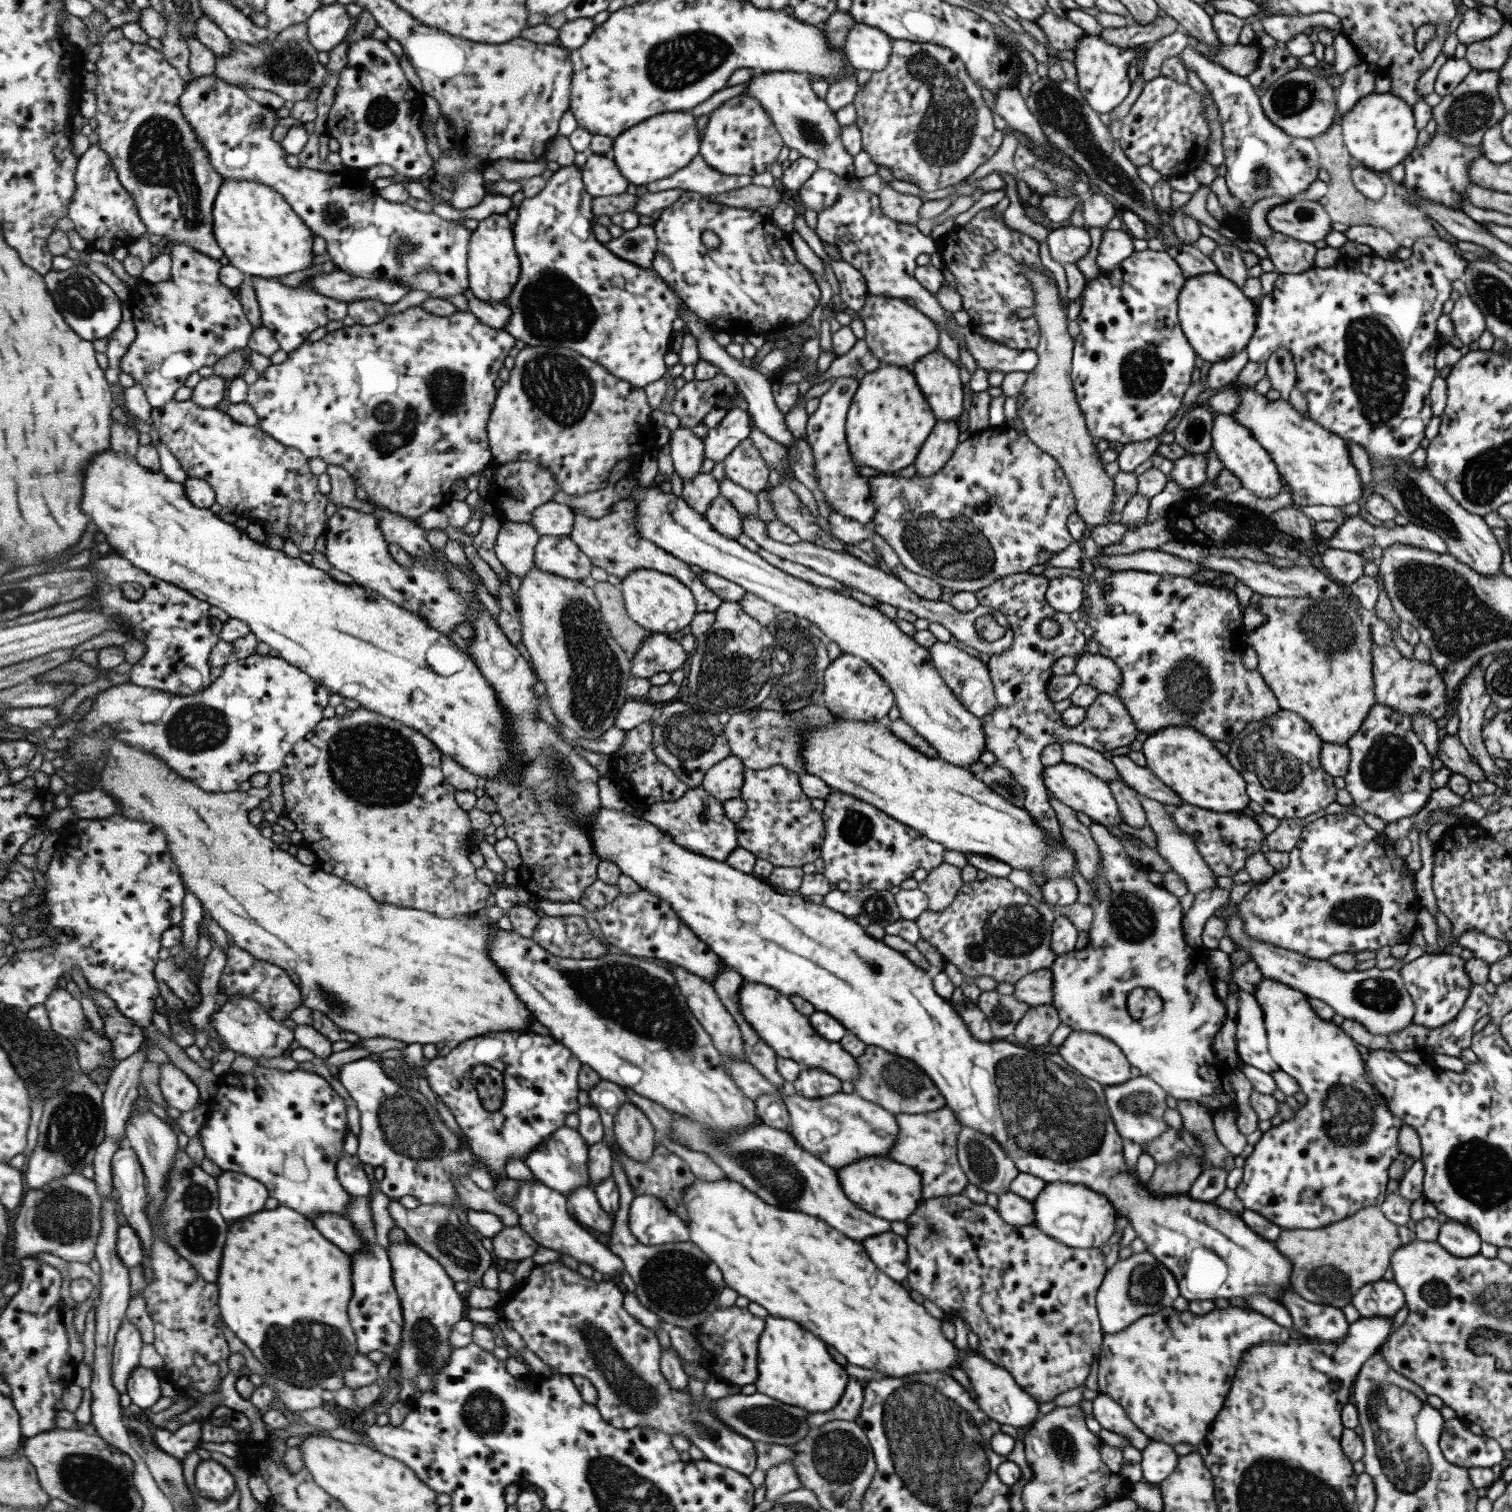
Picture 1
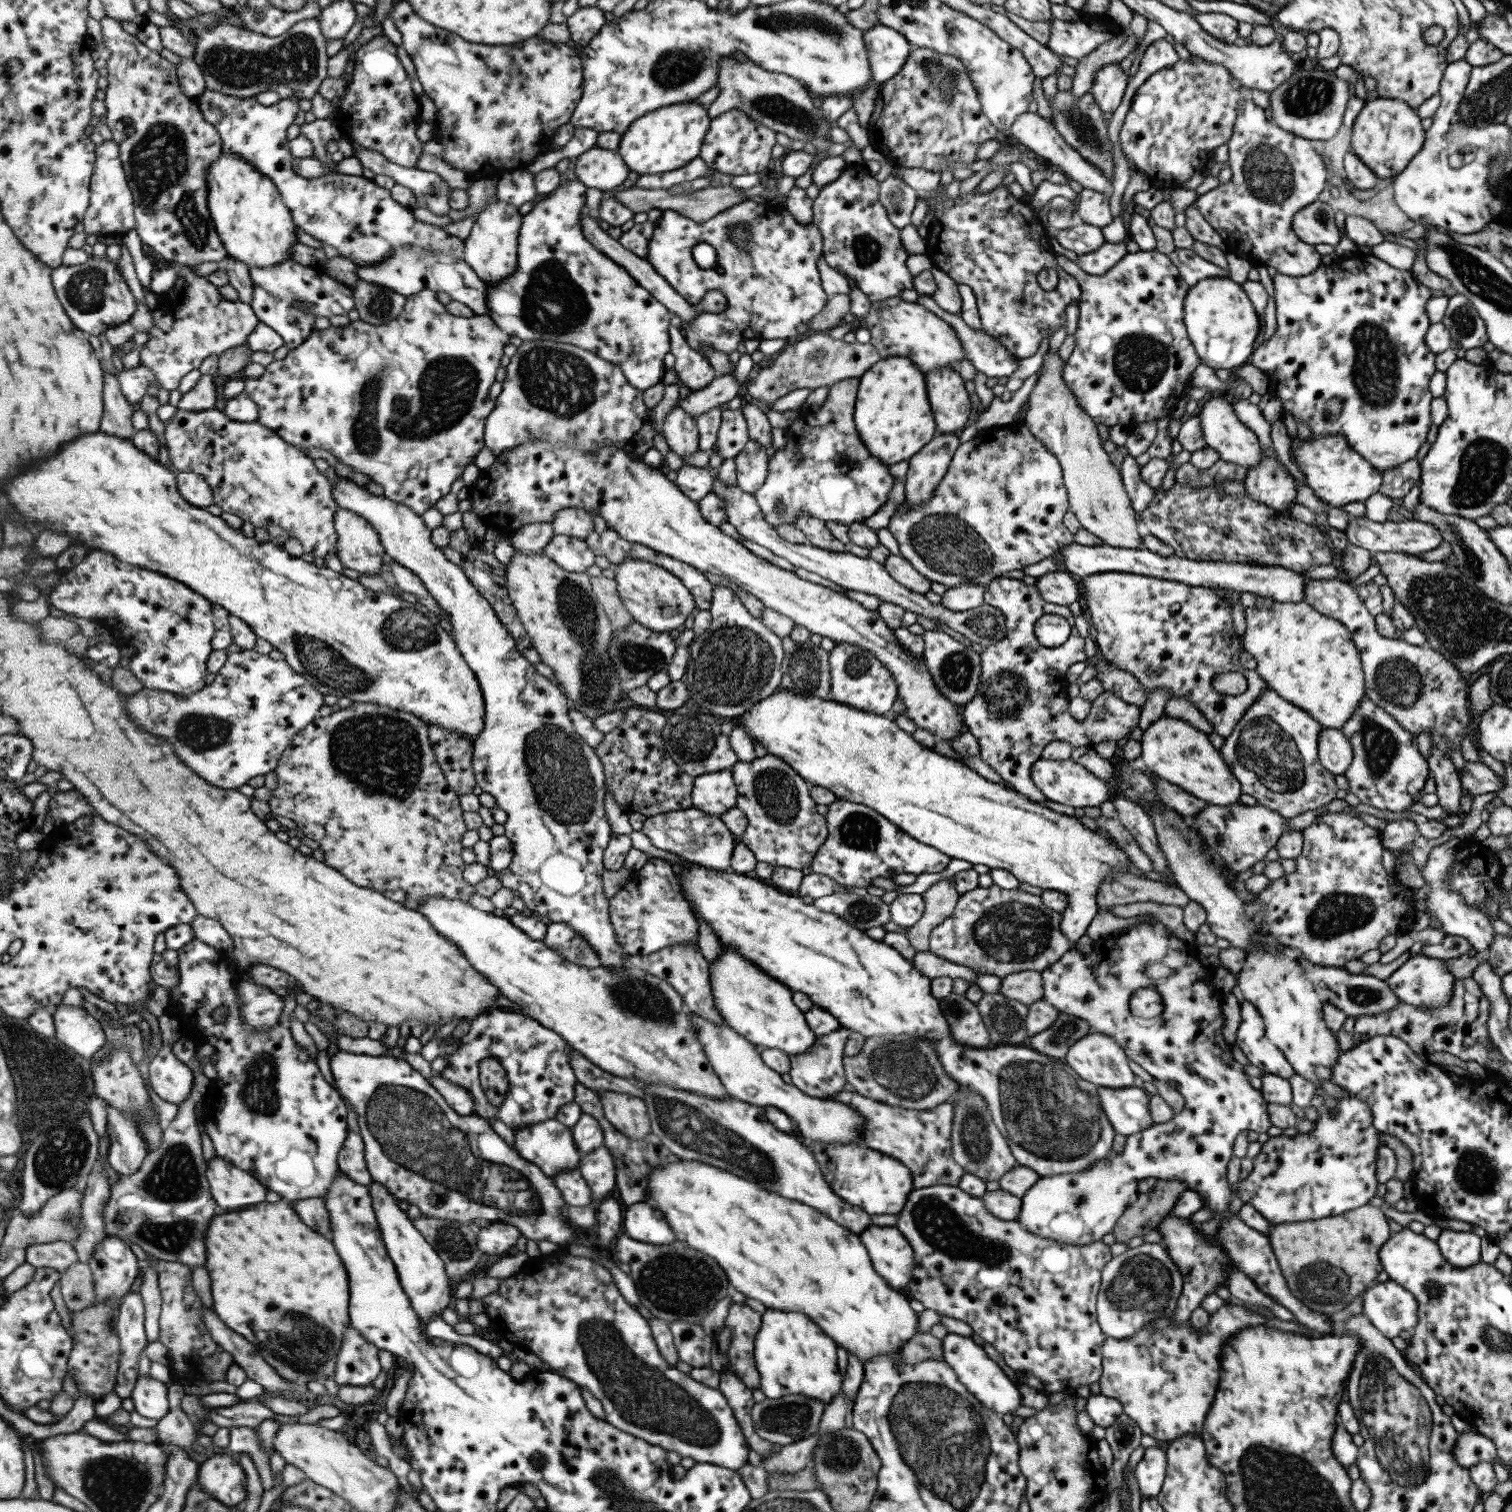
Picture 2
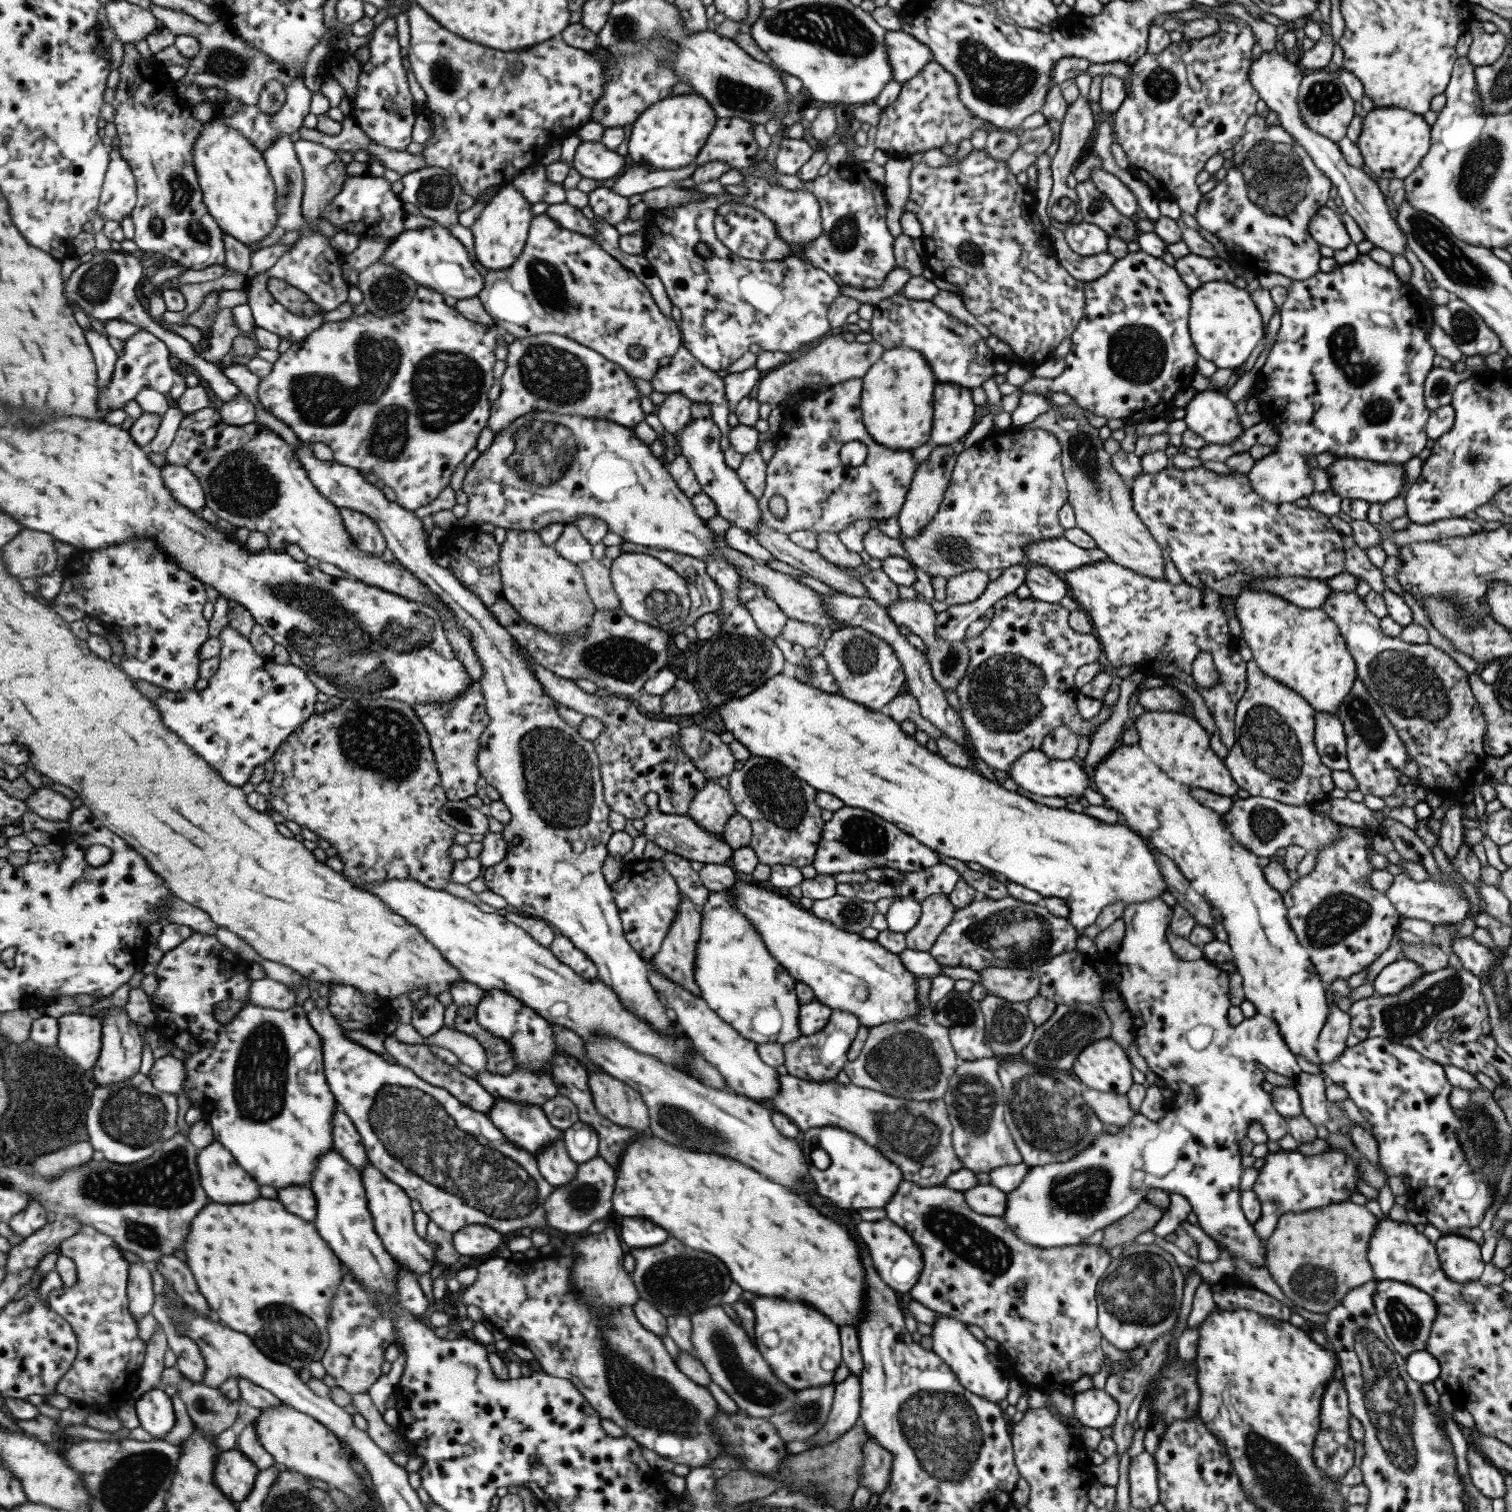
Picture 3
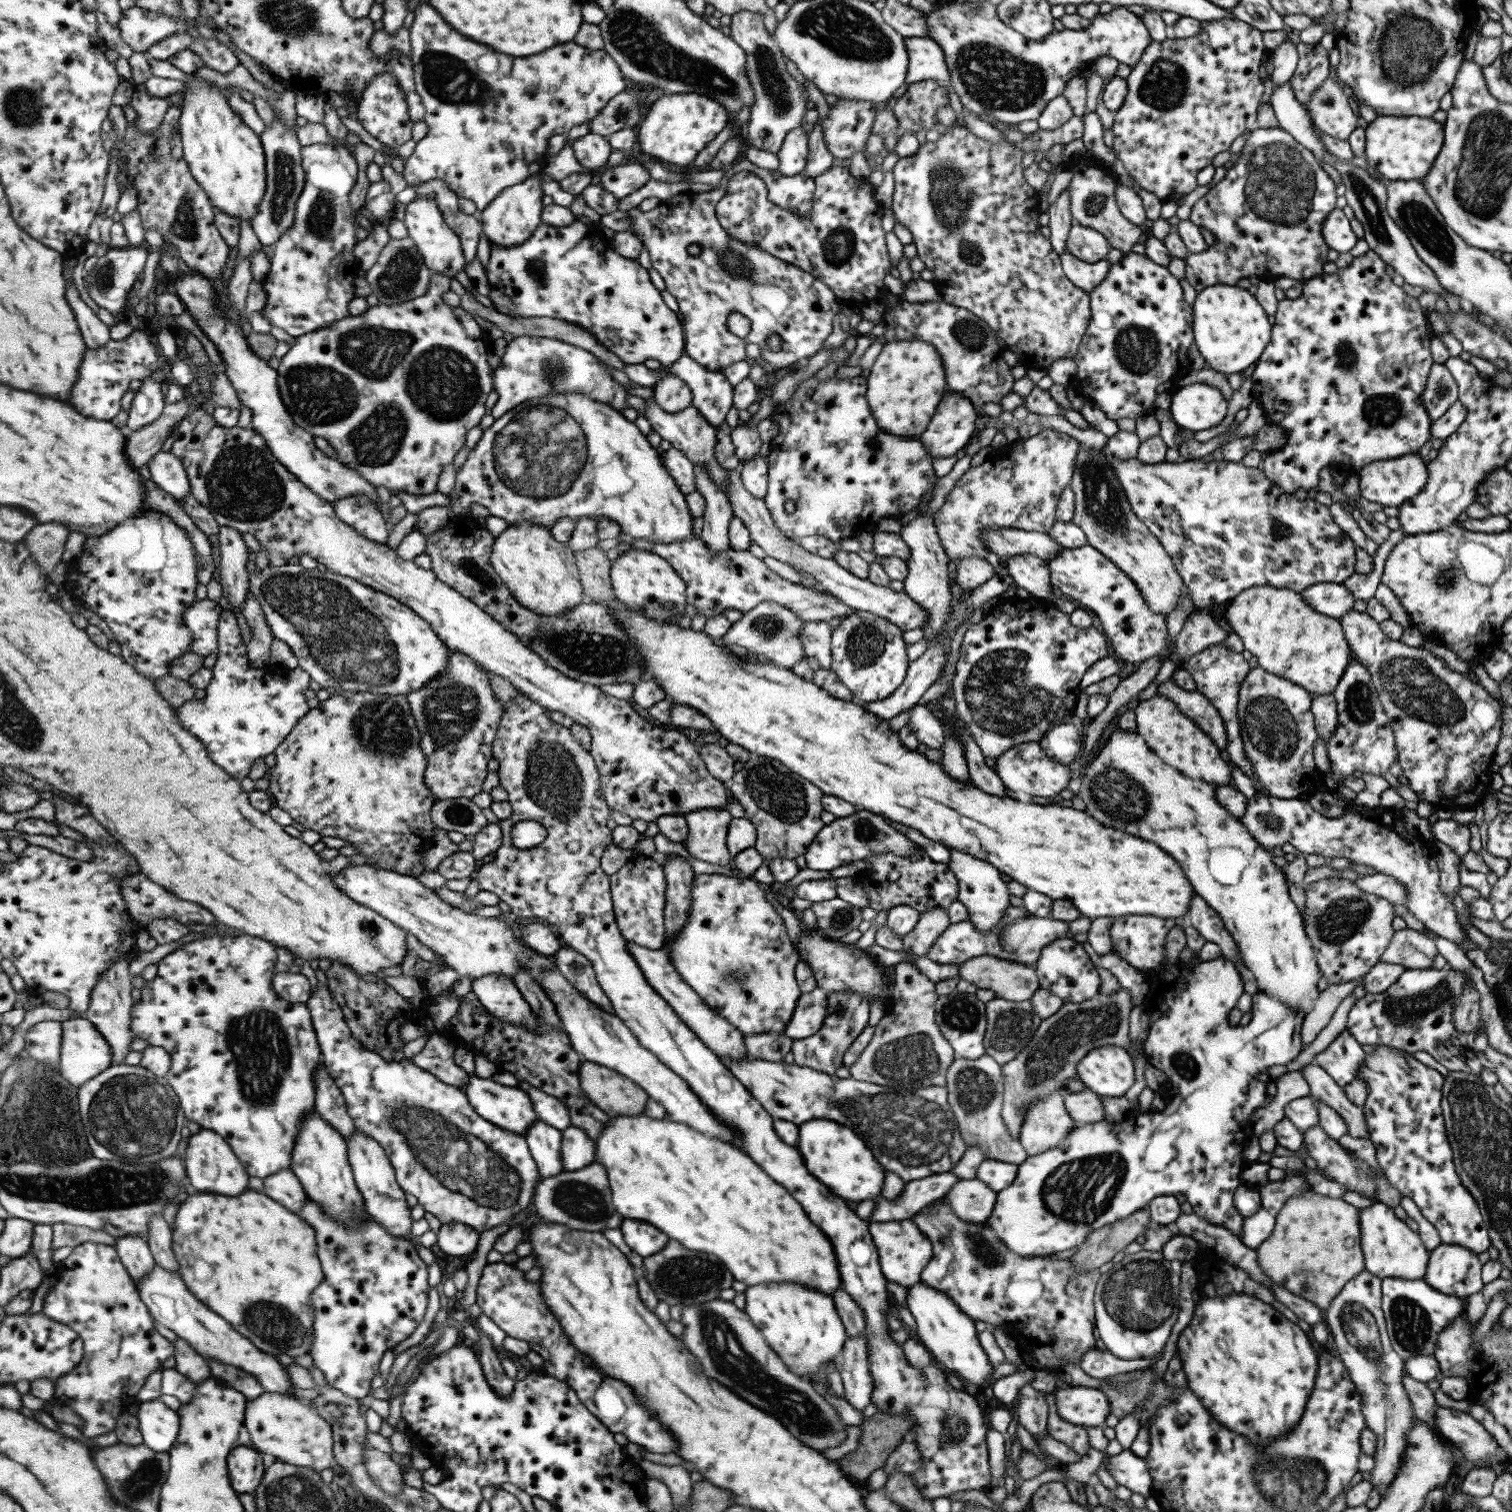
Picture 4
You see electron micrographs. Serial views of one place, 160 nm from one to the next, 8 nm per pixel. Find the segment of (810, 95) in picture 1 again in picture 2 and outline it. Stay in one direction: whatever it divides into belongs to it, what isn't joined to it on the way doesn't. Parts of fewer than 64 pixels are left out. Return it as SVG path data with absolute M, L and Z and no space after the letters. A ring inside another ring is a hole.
M730 56L721 59L715 85L719 88L719 95L706 107L710 120L726 110L739 109L774 133L785 134L790 140L799 140L803 144L811 142L816 160L826 157L831 141L829 129L832 123L823 118L821 109L813 105L808 90L801 82L795 81L795 78L763 70L749 60L740 64Z

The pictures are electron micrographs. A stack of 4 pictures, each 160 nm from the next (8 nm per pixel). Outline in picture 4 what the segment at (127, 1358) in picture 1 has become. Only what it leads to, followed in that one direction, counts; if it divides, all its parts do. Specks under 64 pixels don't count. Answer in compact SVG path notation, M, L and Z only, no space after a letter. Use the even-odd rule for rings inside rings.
M130 1234L119 1238L115 1248L124 1265L128 1267L129 1274L133 1277L136 1285L140 1284L140 1280L144 1280L156 1268L156 1259L145 1238Z

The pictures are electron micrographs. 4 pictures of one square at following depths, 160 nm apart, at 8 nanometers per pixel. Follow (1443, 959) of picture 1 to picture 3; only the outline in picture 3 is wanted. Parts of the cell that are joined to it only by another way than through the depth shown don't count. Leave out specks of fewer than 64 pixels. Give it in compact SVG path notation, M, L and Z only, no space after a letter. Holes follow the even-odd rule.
M1397 958L1391 964L1387 964L1374 978L1374 995L1397 994L1424 974L1417 964Z

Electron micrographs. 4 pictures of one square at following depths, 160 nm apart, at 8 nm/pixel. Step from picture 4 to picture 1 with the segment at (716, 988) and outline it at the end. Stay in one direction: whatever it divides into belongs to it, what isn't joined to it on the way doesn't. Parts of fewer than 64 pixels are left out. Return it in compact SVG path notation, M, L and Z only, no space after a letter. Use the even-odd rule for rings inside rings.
M744 980L737 993L740 1015L745 1024L757 1034L761 1041L773 1049L776 1056L788 1058L810 1068L820 1068L831 1076L838 1078L840 1082L852 1082L860 1078L860 1070L856 1065L856 1057L851 1056L837 1042L828 1042L818 1036L810 1026L808 1016L795 1010L789 1002L788 996L779 991L756 982Z

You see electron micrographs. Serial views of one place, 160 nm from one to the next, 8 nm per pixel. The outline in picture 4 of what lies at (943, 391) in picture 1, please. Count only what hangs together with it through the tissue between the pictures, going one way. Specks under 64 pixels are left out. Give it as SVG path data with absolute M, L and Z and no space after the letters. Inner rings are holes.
M946 391L918 440L933 459L953 456L974 438L975 419L974 406L965 395Z

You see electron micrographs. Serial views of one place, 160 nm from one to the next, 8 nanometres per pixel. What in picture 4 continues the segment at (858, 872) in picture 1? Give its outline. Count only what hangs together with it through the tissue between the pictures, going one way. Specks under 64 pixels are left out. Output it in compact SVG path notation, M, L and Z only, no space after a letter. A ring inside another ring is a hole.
M858 810L849 816L836 818L823 825L804 852L807 868L830 871L837 866L860 861L872 854L892 852L895 856L918 856L918 845L911 842L901 831L893 828L884 817Z

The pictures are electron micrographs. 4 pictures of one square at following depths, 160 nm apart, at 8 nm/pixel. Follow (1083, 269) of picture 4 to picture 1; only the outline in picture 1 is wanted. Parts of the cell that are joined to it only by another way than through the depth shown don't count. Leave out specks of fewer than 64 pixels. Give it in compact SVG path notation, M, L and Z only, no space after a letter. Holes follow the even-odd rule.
M1123 228L1102 231L1095 262L1099 272L1107 272L1133 254L1132 237Z

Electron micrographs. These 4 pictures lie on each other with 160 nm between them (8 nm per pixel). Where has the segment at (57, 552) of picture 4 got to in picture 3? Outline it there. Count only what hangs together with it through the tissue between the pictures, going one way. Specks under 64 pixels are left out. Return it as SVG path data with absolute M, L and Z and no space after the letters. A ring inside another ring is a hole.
M24 528L3 548L4 565L13 576L20 578L49 574L59 566L56 542L48 532Z

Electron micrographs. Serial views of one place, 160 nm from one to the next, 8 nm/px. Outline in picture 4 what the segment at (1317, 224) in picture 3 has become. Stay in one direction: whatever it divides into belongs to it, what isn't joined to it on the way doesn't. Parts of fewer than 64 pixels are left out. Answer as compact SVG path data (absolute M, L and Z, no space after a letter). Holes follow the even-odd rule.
M1336 207L1329 212L1329 215L1321 223L1320 233L1323 242L1331 250L1336 250L1338 253L1349 252L1357 241L1345 214Z

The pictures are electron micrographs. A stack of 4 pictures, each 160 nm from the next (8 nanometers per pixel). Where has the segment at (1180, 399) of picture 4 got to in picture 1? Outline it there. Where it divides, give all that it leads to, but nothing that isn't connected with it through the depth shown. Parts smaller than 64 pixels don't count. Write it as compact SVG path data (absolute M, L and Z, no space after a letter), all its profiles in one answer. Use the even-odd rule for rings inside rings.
M1218 413L1213 415L1210 440L1210 447L1215 453L1215 458L1222 463L1224 470L1229 471L1239 480L1241 487L1261 498L1273 498L1280 493L1280 475L1274 463L1269 459L1269 455L1255 441L1253 434L1239 423L1235 423L1230 415Z

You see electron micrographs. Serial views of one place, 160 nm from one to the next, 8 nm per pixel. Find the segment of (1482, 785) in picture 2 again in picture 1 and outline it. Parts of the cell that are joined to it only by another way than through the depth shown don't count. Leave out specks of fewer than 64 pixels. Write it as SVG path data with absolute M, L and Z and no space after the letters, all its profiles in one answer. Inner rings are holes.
M1445 734L1443 738L1438 740L1436 756L1451 773L1461 774L1469 782L1485 780L1481 767L1477 763L1469 761L1469 754L1456 734Z

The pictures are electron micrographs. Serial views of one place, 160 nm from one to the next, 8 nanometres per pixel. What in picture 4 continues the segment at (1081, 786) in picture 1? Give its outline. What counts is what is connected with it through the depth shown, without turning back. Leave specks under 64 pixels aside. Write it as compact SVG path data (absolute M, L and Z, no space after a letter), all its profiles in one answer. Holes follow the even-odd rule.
M1022 742L1006 750L995 759L995 772L1003 786L1013 792L1022 790L1032 796L1054 797L1065 789L1077 768L1075 765L1062 765L1045 756L1038 742Z

